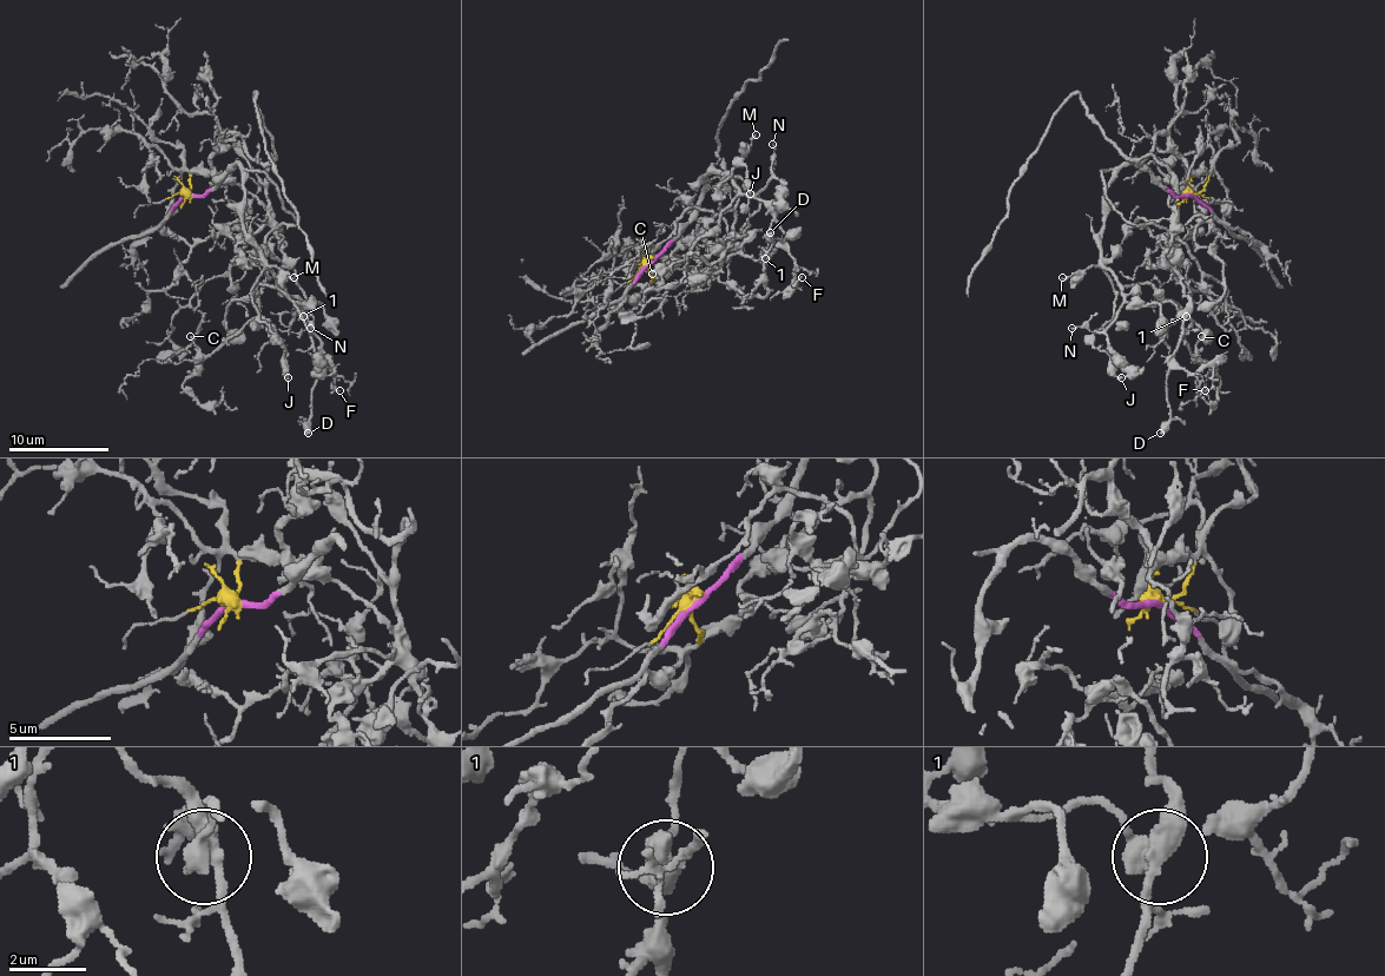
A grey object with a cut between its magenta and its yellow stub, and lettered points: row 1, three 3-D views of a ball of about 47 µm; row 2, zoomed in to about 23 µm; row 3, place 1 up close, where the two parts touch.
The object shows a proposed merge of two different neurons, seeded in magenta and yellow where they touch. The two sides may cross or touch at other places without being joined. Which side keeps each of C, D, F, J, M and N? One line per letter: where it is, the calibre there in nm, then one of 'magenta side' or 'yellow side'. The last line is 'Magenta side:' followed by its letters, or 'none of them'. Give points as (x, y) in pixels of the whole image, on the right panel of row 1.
C: (1201, 336) | 120 nm | yellow side
D: (1160, 433) | 480 nm | yellow side
F: (1205, 390) | 110 nm | yellow side
J: (1121, 377) | 220 nm | magenta side
M: (1062, 277) | 150 nm | magenta side
N: (1072, 328) | 100 nm | magenta side
Magenta side: J, M, N

